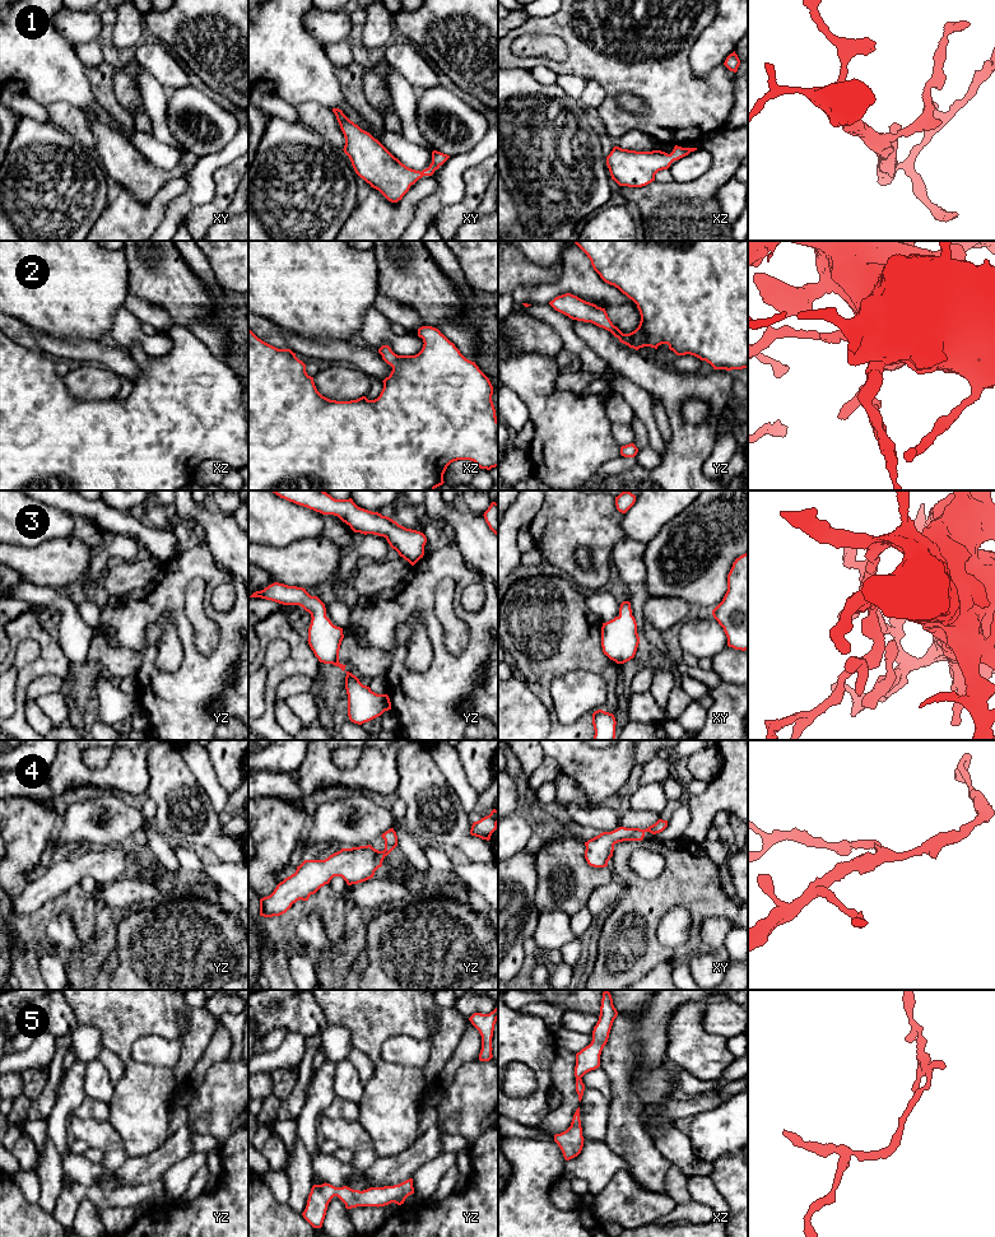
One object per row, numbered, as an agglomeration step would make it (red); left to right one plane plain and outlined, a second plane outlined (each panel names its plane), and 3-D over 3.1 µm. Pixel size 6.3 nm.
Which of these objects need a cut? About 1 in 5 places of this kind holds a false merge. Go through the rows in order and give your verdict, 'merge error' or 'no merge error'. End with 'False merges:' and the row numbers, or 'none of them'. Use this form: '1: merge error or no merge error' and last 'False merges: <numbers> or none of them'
1: no merge error
2: no merge error
3: no merge error
4: no merge error
5: no merge error
False merges: none of them

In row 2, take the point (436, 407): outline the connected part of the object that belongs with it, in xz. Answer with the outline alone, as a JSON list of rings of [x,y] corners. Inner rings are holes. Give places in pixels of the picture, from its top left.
[[[422,326],[418,329],[418,336],[423,339],[424,344],[422,350],[415,355],[397,355],[389,345],[382,345],[378,349],[382,359],[392,367],[392,371],[390,376],[382,381],[383,389],[377,399],[368,400],[366,396],[362,396],[357,400],[336,401],[322,396],[317,391],[313,377],[307,375],[306,364],[296,357],[296,353],[293,353],[290,349],[278,349],[262,341],[248,329],[248,490],[434,490],[437,487],[445,483],[443,474],[447,466],[454,461],[470,460],[474,461],[480,469],[487,470],[498,466],[498,420],[492,401],[493,386],[489,378],[479,369],[475,362],[466,359],[455,347],[455,344],[451,343],[438,329],[432,326]]]

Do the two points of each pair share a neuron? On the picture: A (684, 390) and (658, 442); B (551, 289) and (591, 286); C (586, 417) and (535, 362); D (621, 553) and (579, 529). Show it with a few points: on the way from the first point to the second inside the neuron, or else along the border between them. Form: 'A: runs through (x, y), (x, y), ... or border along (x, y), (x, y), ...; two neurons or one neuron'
A: border along (668, 443), (663, 456); two neurons
B: runs through (561, 287), (581, 286); one neuron
C: runs through (566, 417), (559, 417), (540, 398), (535, 382); one neuron
D: border along (624, 535), (612, 550), (612, 564); two neurons

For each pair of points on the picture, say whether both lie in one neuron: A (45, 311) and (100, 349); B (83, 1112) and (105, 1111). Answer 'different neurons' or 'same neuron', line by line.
A: different neurons
B: same neuron

